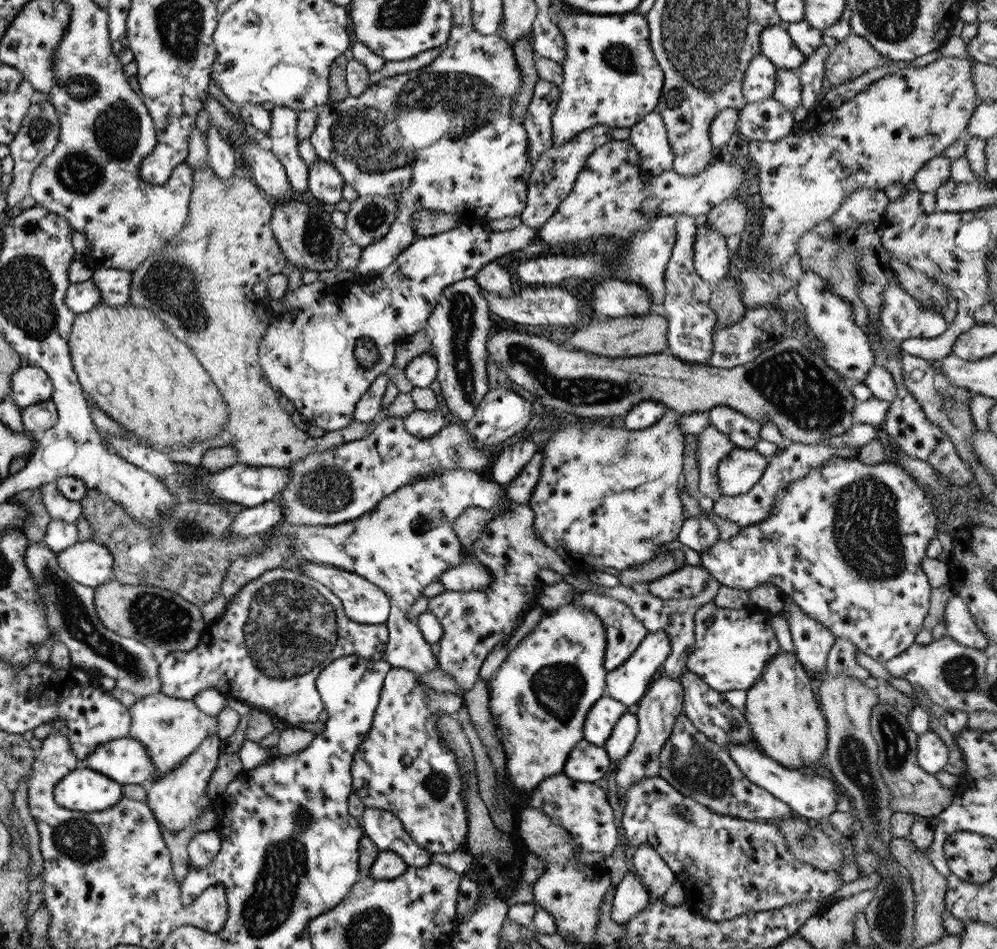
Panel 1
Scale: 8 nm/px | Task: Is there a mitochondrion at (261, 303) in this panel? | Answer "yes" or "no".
no

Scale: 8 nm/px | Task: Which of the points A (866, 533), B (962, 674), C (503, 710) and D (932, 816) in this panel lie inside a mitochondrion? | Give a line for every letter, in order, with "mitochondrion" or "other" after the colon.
A: mitochondrion
B: mitochondrion
C: other
D: other

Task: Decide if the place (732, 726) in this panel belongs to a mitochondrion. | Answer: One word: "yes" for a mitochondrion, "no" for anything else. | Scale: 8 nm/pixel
yes

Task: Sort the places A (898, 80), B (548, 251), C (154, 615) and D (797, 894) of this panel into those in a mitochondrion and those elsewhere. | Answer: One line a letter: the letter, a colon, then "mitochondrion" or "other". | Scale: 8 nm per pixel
A: other
B: other
C: mitochondrion
D: other

